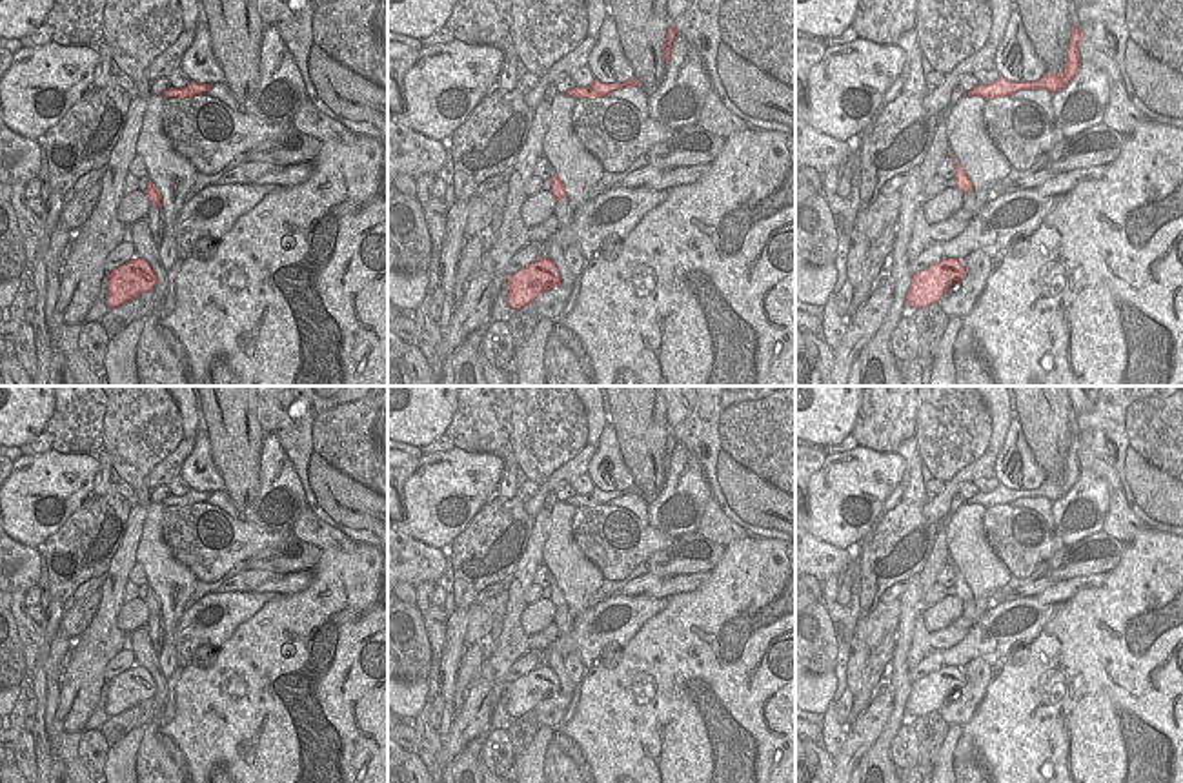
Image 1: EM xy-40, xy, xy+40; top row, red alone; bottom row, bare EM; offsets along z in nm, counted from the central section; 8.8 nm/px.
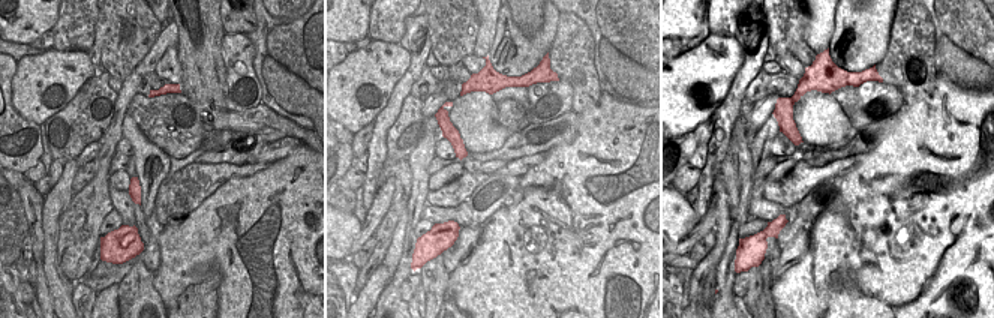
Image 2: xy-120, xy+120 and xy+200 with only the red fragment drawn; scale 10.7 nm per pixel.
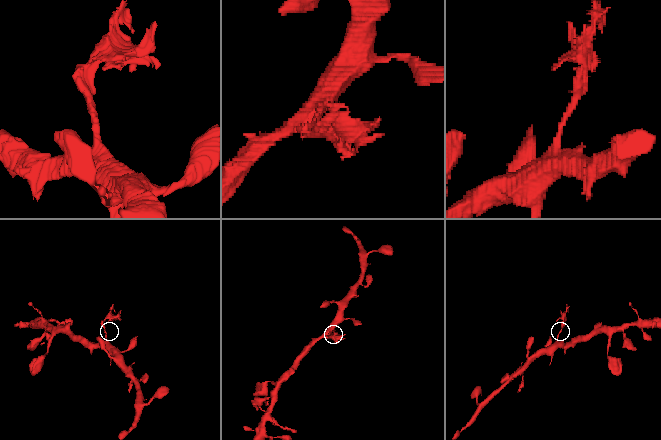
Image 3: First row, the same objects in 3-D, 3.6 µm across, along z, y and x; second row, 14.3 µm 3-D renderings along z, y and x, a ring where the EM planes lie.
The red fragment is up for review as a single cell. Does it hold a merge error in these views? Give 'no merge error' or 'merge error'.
merge error

